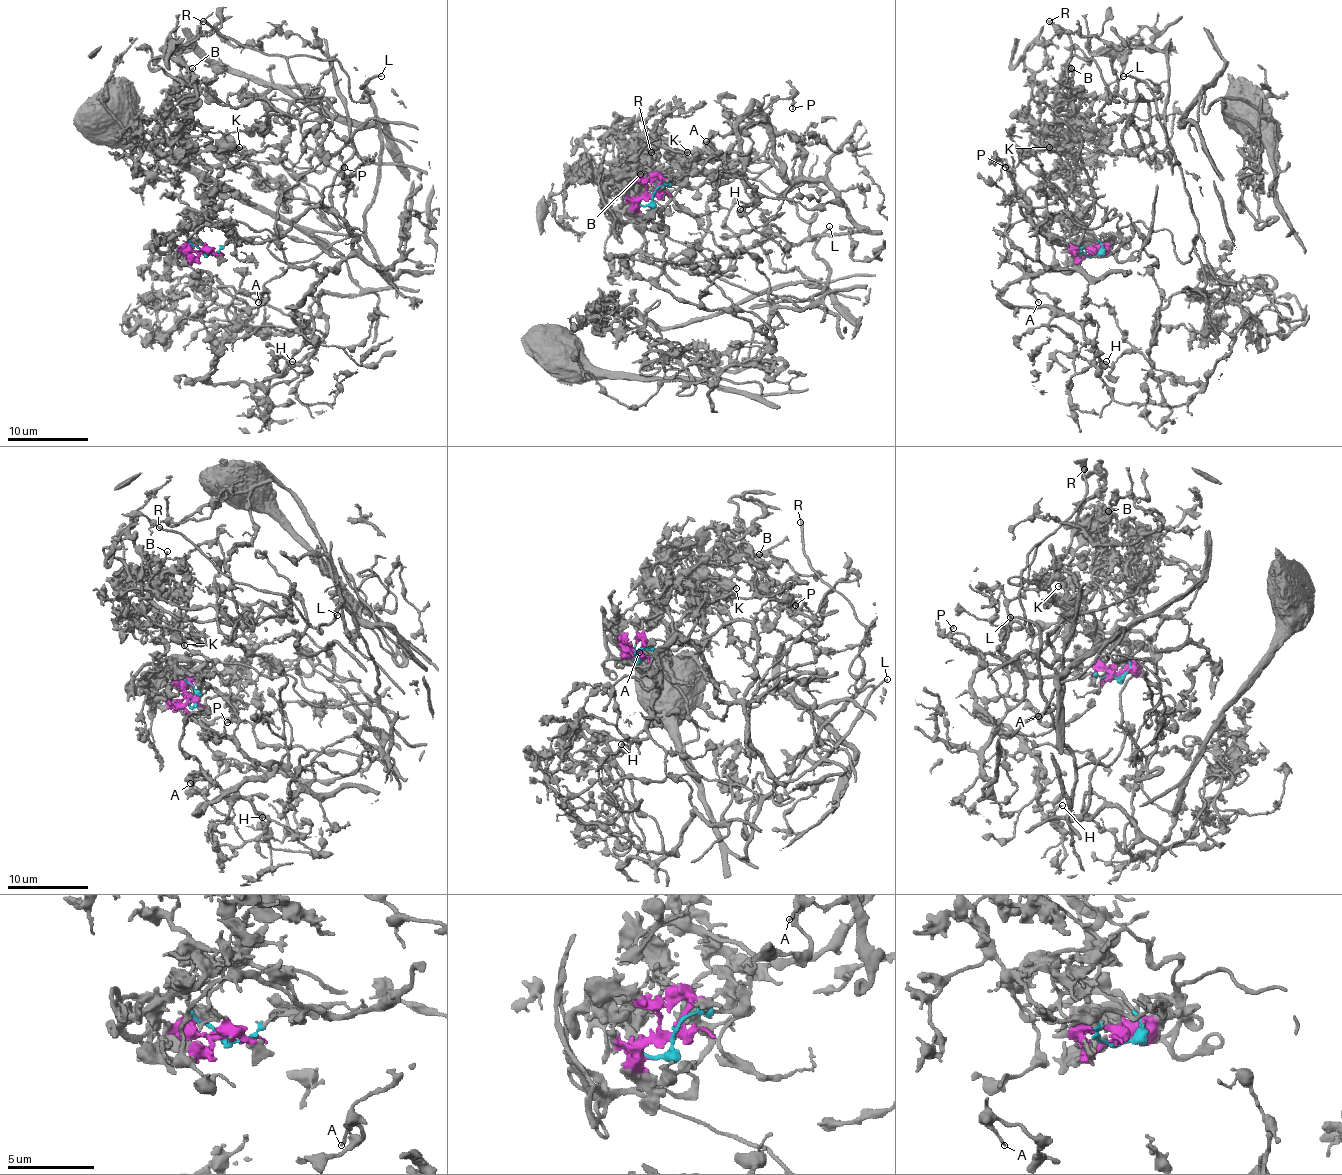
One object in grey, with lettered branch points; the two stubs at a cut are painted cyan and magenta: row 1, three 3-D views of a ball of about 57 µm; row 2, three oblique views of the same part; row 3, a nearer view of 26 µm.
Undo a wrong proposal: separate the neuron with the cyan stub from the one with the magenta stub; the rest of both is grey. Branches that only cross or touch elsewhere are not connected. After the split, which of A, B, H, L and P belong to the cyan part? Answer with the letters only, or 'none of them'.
A, H, P

